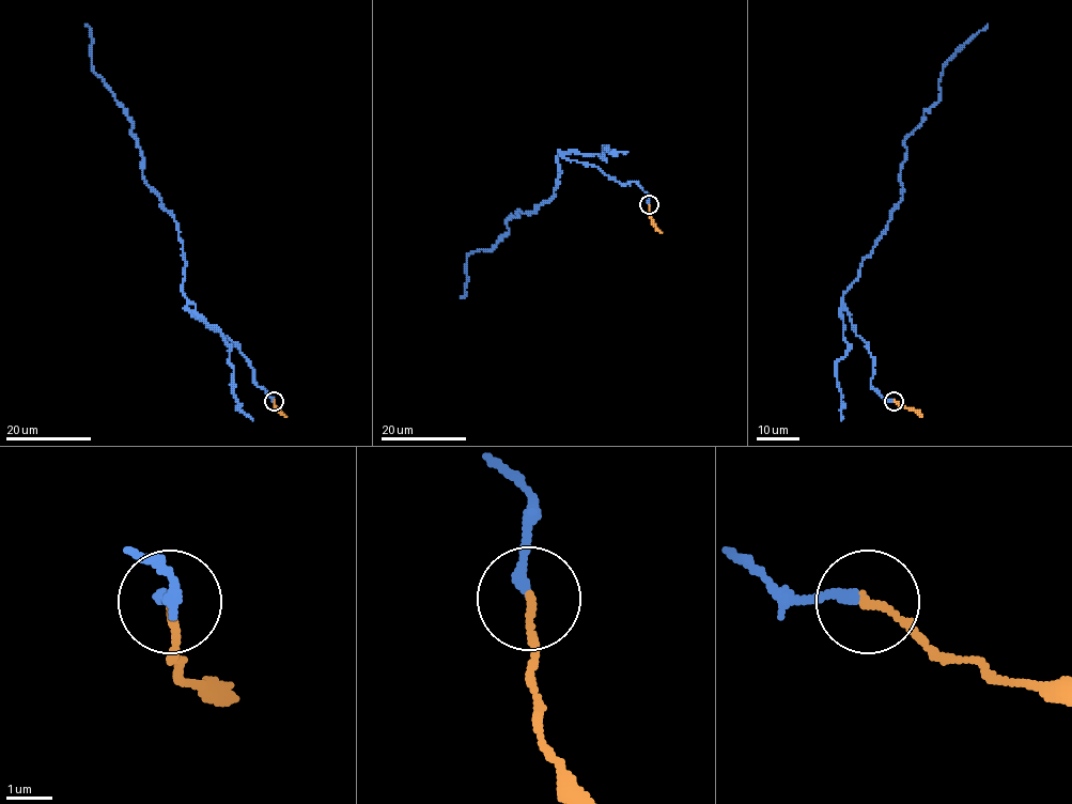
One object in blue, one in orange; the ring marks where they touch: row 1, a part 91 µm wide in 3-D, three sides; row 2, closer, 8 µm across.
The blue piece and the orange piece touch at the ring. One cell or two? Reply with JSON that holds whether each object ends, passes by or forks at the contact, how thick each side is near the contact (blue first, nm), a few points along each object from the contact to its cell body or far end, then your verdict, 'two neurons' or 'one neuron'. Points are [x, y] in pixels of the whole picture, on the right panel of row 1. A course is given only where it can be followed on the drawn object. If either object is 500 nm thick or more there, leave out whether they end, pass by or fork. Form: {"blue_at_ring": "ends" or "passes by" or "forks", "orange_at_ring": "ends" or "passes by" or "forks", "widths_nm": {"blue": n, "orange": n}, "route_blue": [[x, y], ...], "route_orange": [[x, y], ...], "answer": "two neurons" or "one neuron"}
{"blue_at_ring": "ends", "orange_at_ring": "ends", "widths_nm": {"blue": 240, "orange": 170}, "route_blue": [[894, 401], [870, 386], [873, 357], [842, 295], [902, 197], [904, 140], [940, 99], [945, 63], [988, 24]], "route_orange": [[894, 401], [922, 417]], "answer": "two neurons"}

